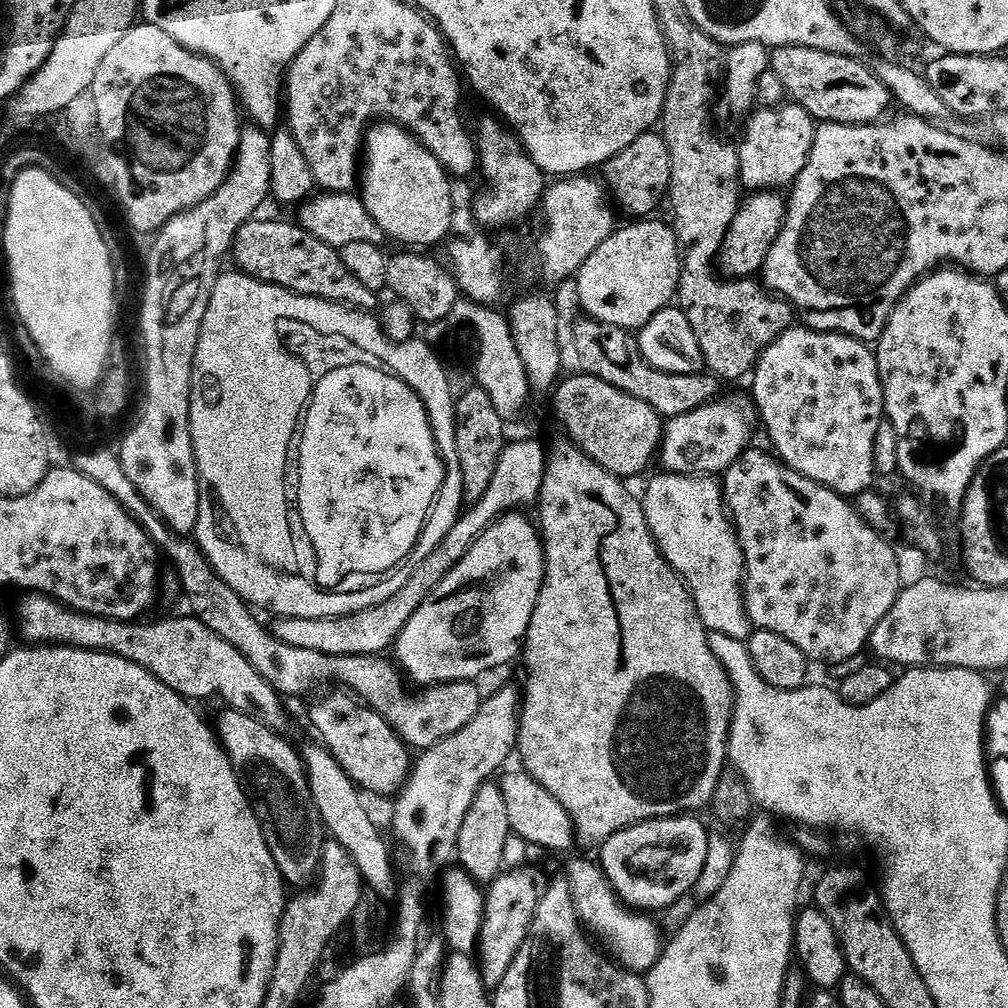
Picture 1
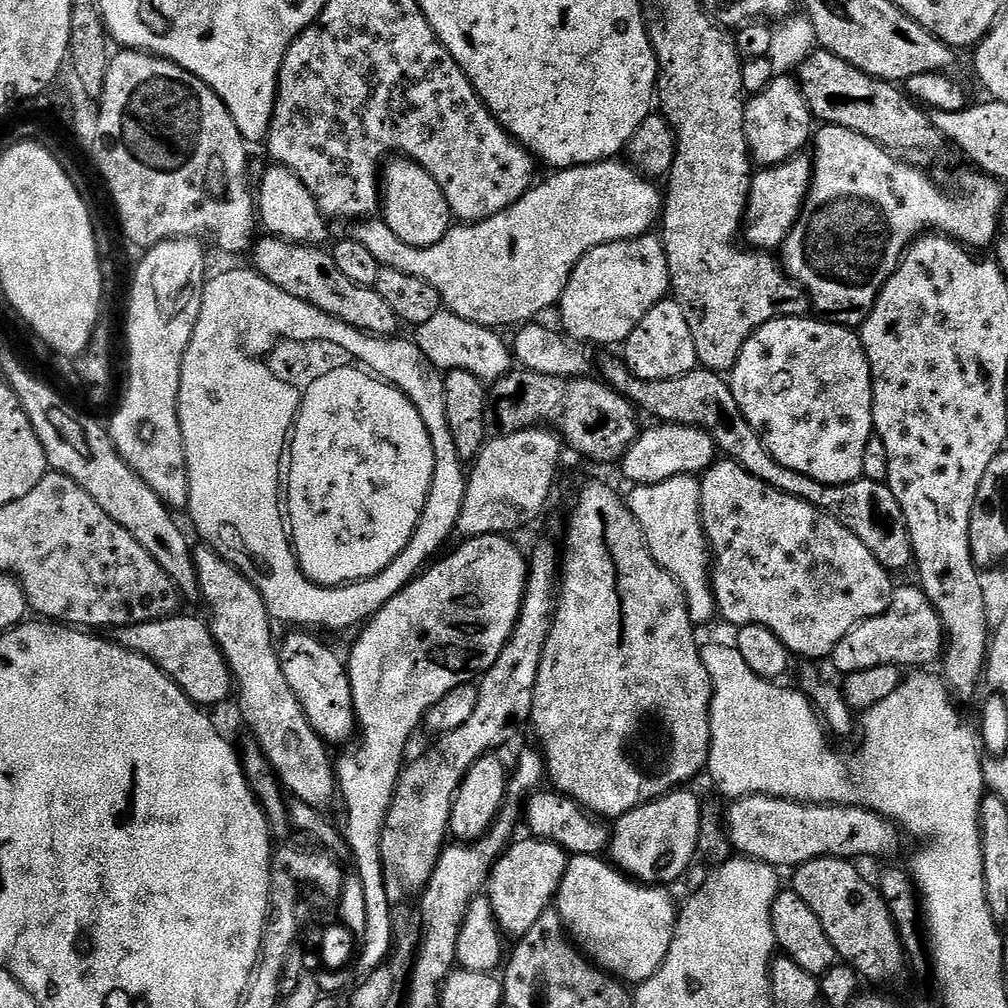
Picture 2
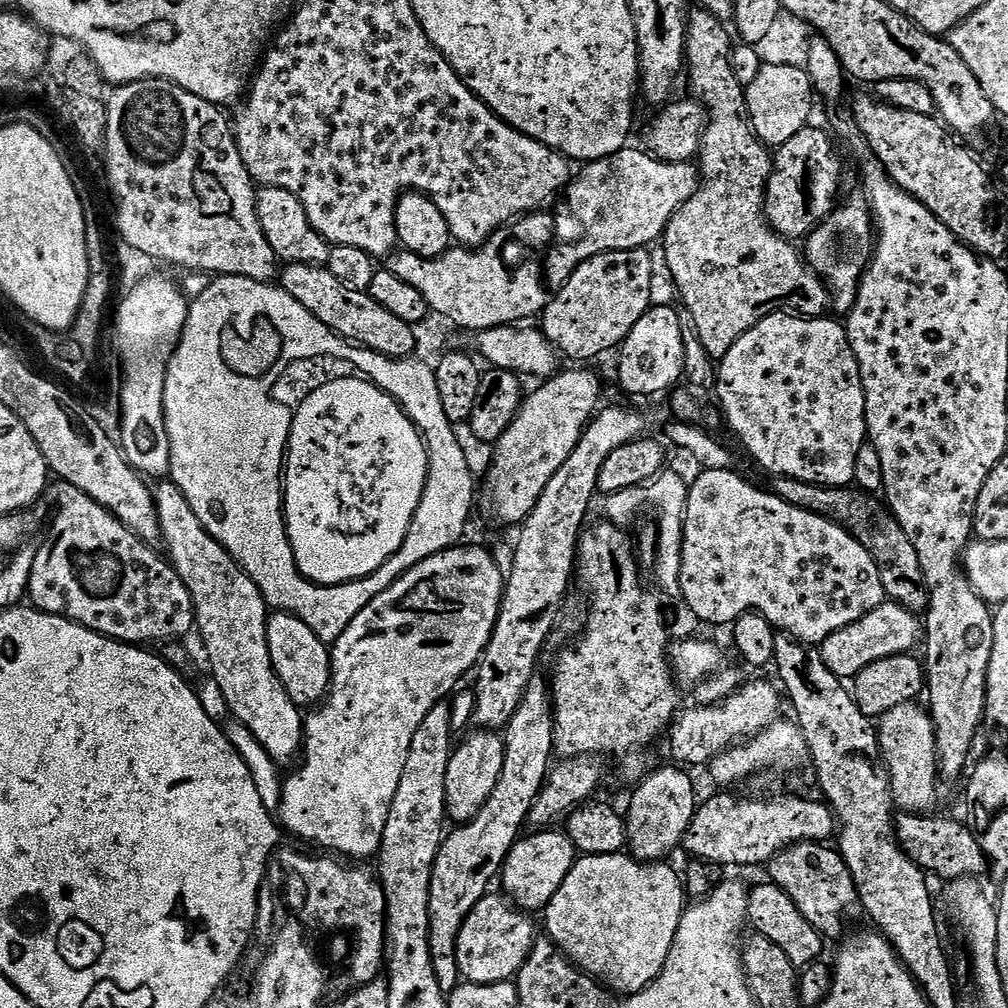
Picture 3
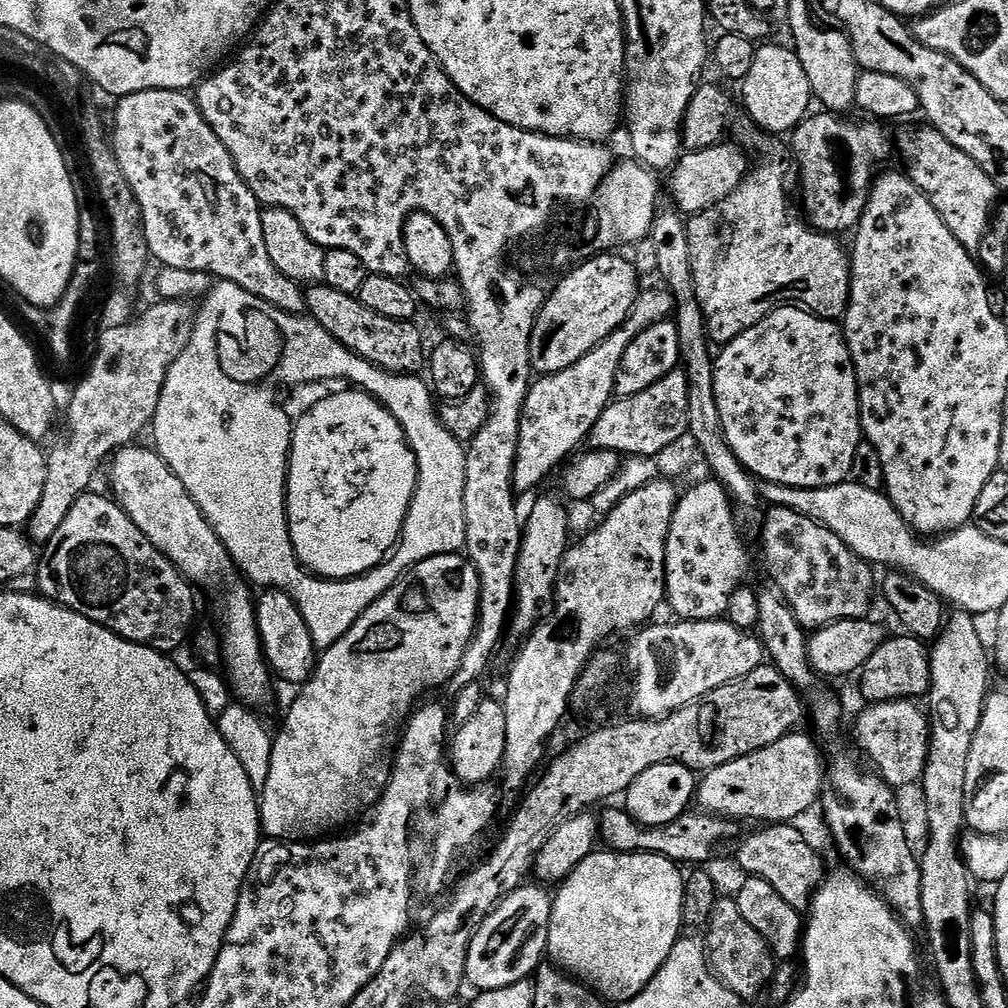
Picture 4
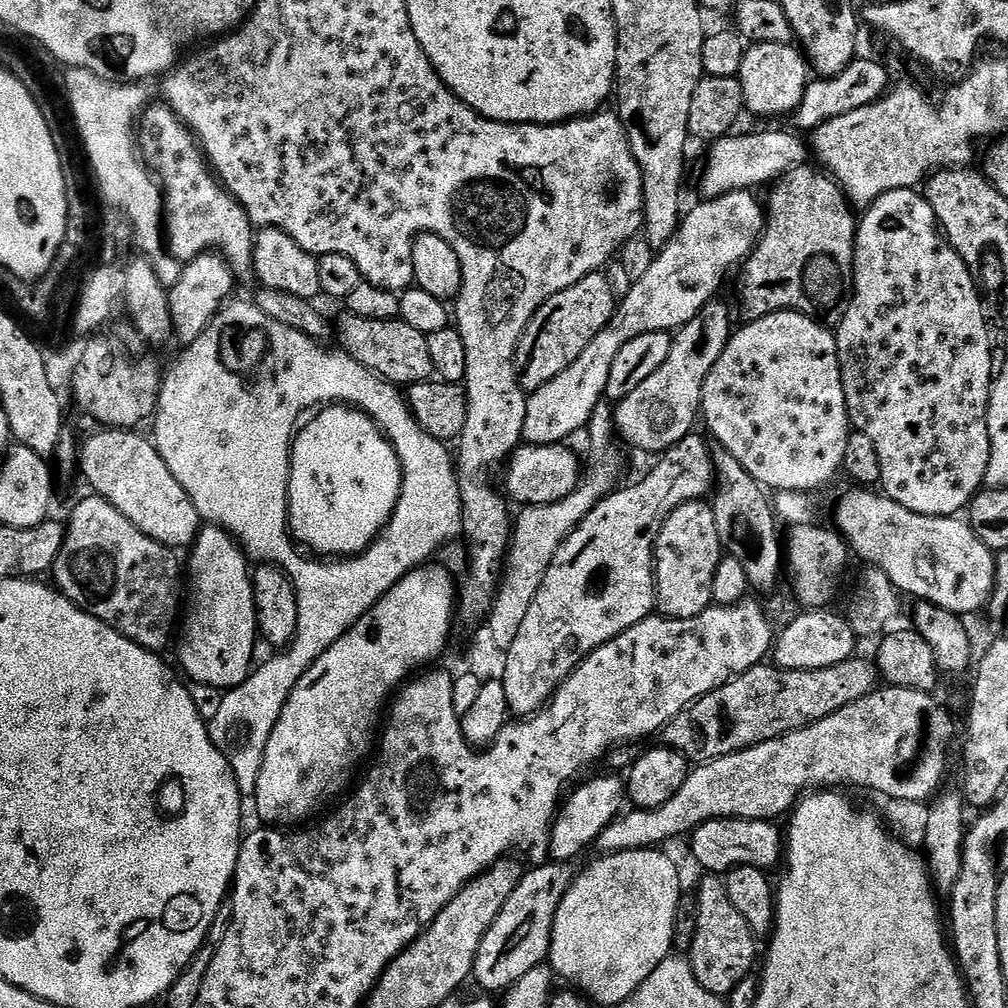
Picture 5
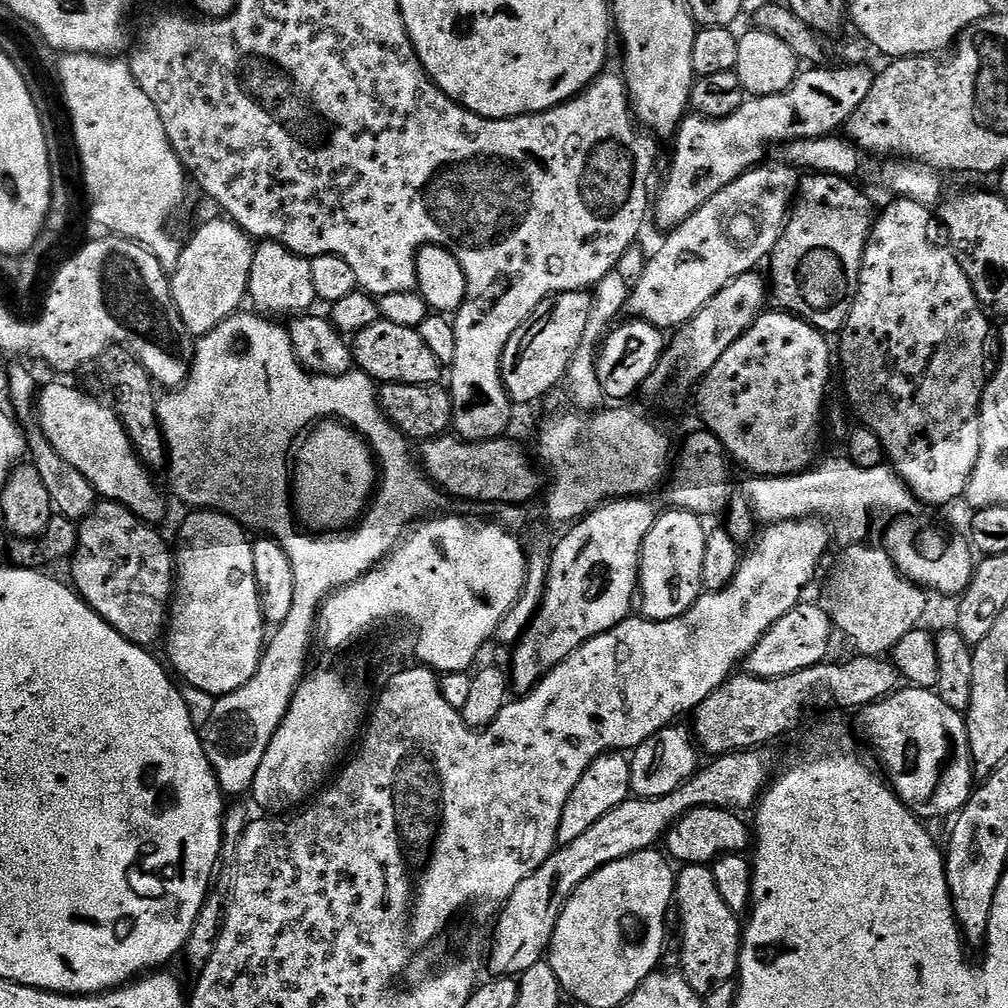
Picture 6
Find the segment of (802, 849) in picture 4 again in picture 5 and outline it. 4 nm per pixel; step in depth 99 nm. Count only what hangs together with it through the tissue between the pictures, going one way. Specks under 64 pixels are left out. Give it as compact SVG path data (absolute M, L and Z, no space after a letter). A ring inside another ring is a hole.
M706 820L692 829L690 845L708 874L727 874L739 867L769 870L782 860L782 832L776 826L767 820Z

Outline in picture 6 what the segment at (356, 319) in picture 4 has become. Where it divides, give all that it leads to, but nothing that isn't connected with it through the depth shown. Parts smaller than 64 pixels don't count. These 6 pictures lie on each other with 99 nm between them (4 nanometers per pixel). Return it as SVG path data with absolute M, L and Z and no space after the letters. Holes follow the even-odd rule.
M386 319L366 326L357 332L350 344L355 367L367 374L373 382L385 384L440 384L442 366L433 352L422 342L419 331L395 325Z

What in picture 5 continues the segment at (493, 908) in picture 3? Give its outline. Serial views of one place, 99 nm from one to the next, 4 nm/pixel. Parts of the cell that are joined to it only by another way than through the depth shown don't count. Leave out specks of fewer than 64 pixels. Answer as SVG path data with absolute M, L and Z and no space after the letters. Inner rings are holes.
M544 862L536 866L533 872L532 869L525 871L524 876L520 879L518 890L514 890L514 894L510 894L506 906L502 906L498 918L482 938L482 946L478 946L472 976L482 987L489 988L492 992L498 991L497 993L507 990L513 984L518 983L530 970L534 970L534 966L545 963L548 948L552 945L552 927L556 911L574 879L572 867L573 865L568 862Z

